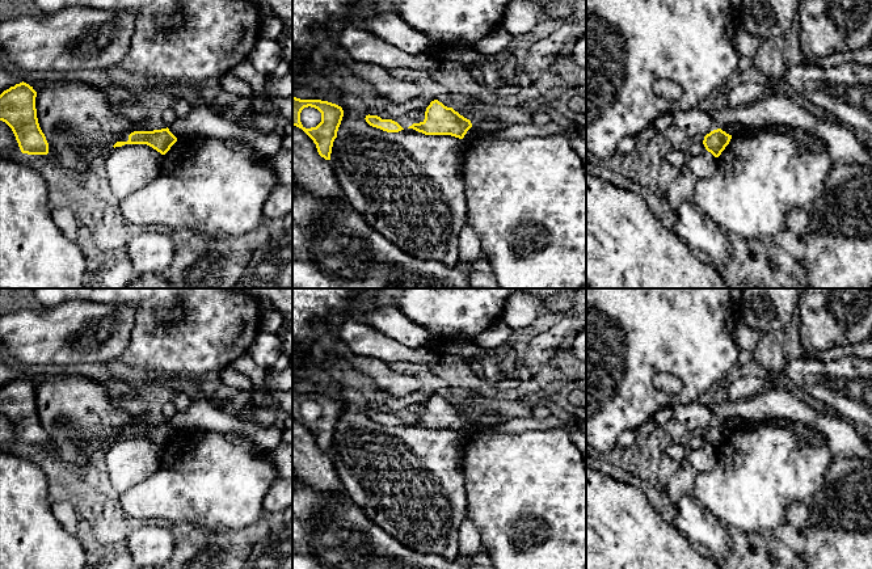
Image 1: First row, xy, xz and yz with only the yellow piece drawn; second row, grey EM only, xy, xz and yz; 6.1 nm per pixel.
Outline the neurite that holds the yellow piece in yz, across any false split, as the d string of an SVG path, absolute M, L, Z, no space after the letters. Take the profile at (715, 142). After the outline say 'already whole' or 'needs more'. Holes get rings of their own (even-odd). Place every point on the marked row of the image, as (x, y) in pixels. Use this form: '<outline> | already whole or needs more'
M717 128L704 136L703 144L708 152L711 152L715 157L719 157L729 144L730 139L732 135L726 134L721 128Z | already whole

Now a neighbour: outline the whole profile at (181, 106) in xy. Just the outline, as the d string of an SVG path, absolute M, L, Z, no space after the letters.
M176 96L176 101L172 109L174 110L177 118L184 118L189 114L191 105L186 98Z

